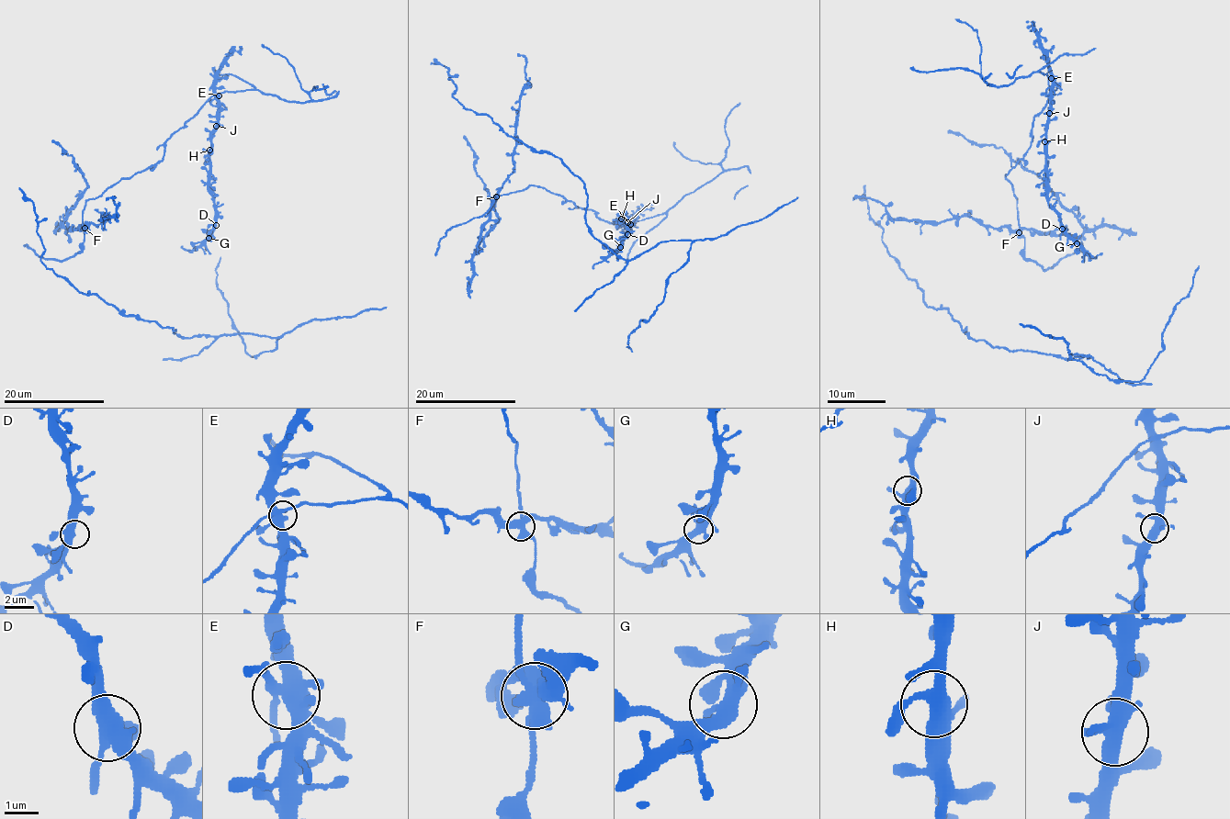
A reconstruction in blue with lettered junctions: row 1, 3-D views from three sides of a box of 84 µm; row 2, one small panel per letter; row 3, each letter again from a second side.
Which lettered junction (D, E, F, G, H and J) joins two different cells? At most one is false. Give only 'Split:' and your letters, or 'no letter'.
Split: F

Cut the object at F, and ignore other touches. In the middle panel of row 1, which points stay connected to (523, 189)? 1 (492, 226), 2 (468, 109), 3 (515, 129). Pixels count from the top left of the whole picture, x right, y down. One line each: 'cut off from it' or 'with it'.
1: cut off from it
2: with it
3: cut off from it

